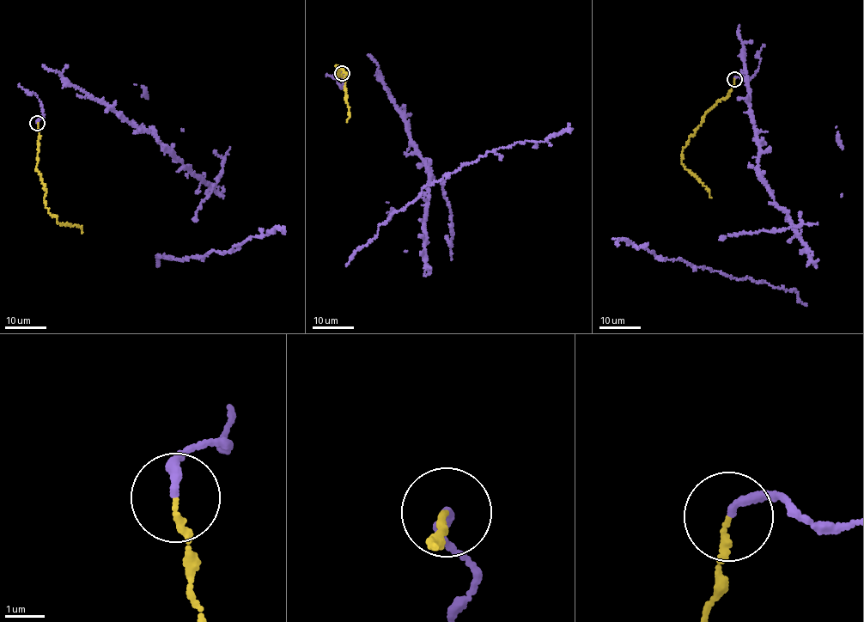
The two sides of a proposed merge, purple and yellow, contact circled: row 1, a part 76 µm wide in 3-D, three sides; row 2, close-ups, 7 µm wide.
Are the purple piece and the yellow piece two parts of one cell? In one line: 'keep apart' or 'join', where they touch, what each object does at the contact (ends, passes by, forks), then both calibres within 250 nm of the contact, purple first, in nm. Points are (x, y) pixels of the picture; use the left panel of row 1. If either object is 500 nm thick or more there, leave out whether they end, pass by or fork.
join; at (37, 123); purple ends there; yellow ends there; 190 nm thick on the purple side, 120 nm on the other

